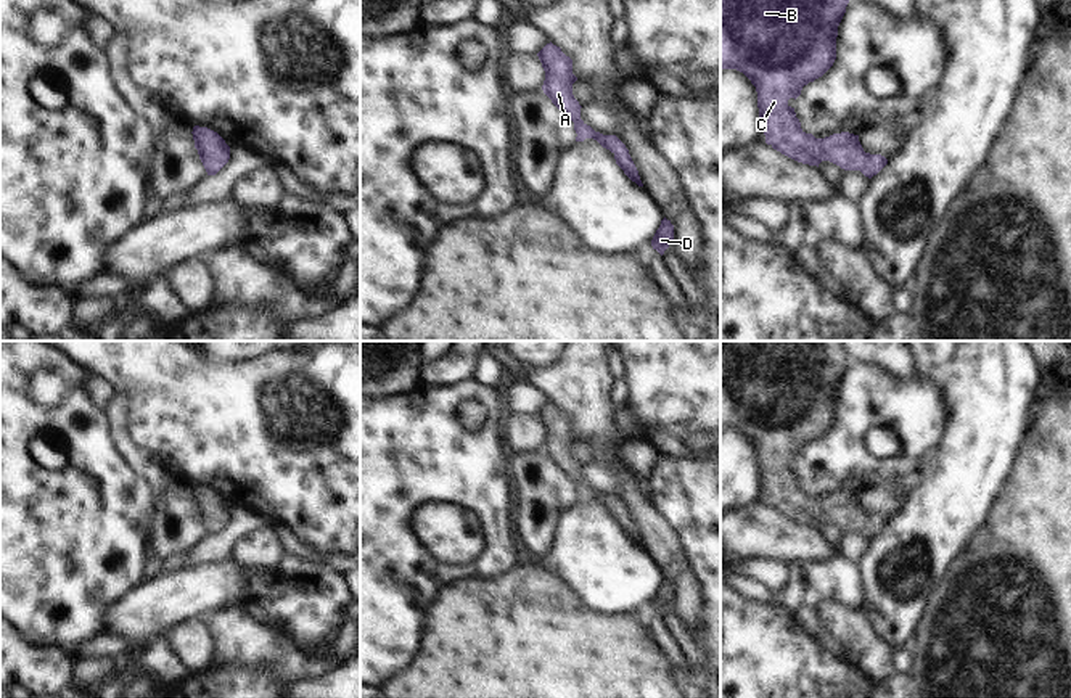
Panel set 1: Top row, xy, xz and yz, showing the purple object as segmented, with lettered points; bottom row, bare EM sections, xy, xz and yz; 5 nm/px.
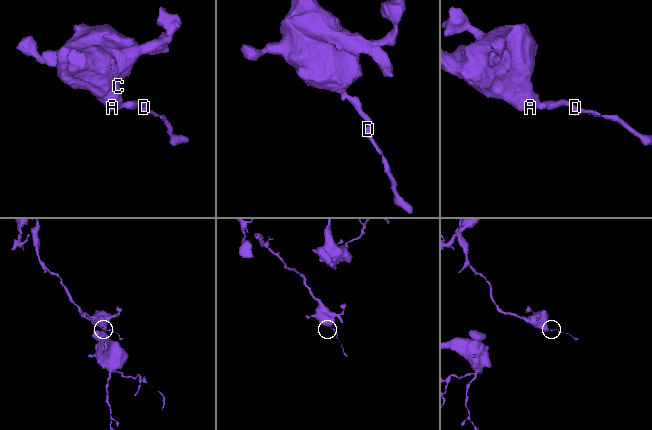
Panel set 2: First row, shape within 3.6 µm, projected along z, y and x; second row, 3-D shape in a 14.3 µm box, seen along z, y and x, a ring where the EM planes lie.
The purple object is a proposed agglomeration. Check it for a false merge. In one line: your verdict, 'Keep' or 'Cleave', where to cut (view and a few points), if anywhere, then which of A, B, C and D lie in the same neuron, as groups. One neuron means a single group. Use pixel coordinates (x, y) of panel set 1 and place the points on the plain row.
Keep. No split. Groups: A B C D.

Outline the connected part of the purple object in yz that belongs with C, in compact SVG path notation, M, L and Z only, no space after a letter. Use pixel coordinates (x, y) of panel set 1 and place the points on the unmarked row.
M720 341L720 429L743 433L757 452L757 468L765 503L782 515L809 526L830 521L844 531L860 531L872 539L886 524L881 515L865 513L859 495L841 492L815 499L801 489L790 458L798 458L809 442L822 437L836 420L838 386L846 373L849 355L843 341Z

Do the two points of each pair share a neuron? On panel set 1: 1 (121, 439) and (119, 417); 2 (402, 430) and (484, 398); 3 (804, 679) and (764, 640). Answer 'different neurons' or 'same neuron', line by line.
1: same neuron
2: same neuron
3: same neuron

